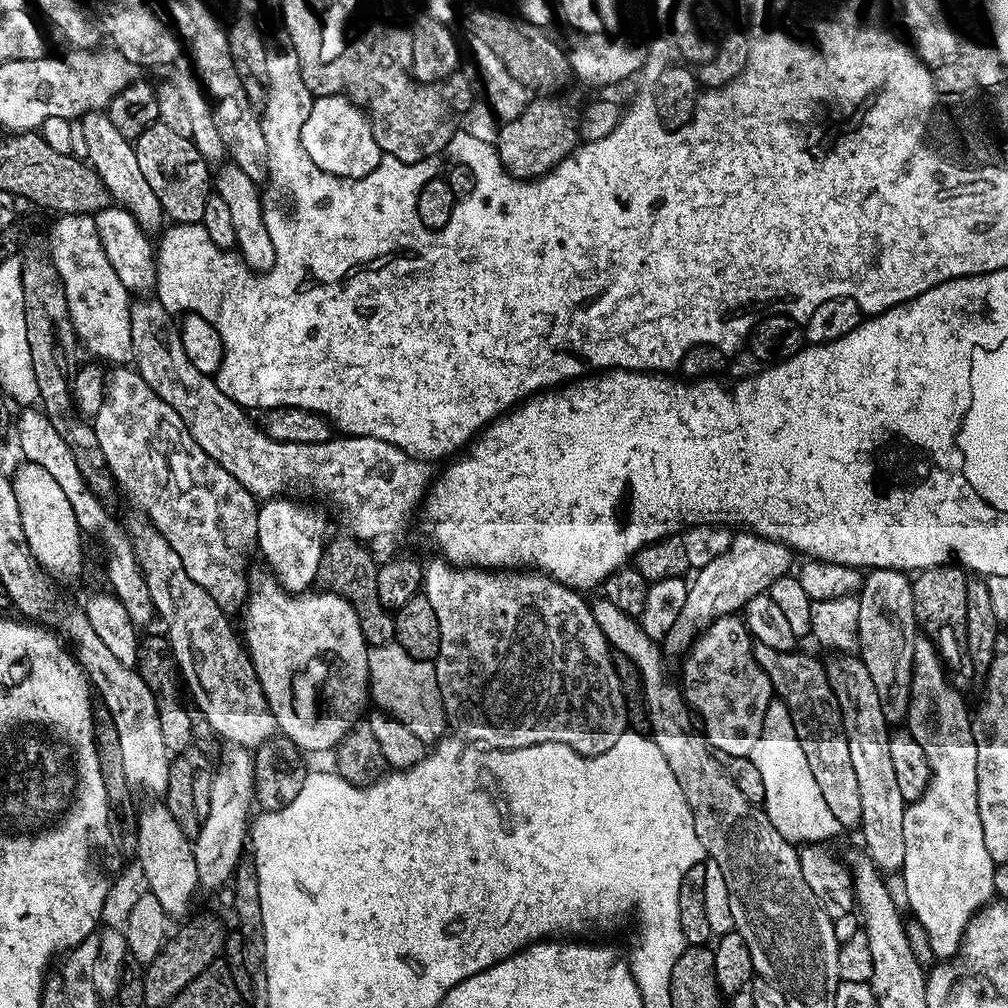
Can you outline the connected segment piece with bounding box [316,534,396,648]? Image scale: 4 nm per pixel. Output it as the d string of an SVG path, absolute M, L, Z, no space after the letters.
M341 534L327 541L322 554L322 562L318 562L316 584L321 589L338 594L351 602L358 614L358 626L362 626L364 641L372 648L380 648L384 644L393 643L396 639L396 617L389 609L378 602L378 578L376 570L378 560L372 557L367 543L355 536Z

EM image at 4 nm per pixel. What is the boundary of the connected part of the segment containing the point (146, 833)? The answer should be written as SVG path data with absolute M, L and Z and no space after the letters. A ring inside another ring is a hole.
M163 802L148 804L139 809L137 834L138 848L135 859L142 862L154 898L162 902L162 910L166 910L169 917L186 915L200 888L200 875L194 862L192 840L182 834L181 827L174 822L174 815L170 814Z

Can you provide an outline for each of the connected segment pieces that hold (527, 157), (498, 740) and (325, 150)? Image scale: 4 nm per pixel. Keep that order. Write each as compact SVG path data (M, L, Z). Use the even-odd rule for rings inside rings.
M540 94L529 99L526 110L513 120L507 121L495 141L500 163L504 170L517 180L530 180L545 176L551 168L560 164L581 143L580 116L564 100L555 94Z
M443 558L432 560L429 564L423 565L424 578L422 581L422 595L426 598L426 602L430 602L430 606L434 609L434 614L438 616L438 642L440 649L434 661L436 666L436 690L440 693L440 706L442 709L442 716L445 721L452 723L452 728L457 737L463 738L469 742L475 742L480 746L487 746L489 748L525 748L526 746L534 746L542 742L562 742L566 746L570 746L574 750L578 750L578 754L583 756L593 756L594 754L602 754L614 746L614 742L618 740L620 735L629 727L627 722L627 714L625 712L624 698L622 690L620 689L620 682L618 674L615 673L615 666L613 664L613 653L610 651L608 639L602 634L602 630L598 626L598 622L594 622L594 614L592 613L589 601L583 600L581 593L574 588L567 588L565 584L558 583L552 577L544 575L539 570L477 570L475 568L461 568L453 566Z
M347 95L318 96L302 126L301 149L323 172L340 176L343 180L357 180L378 166L382 153L374 142L372 123L359 104L353 104Z

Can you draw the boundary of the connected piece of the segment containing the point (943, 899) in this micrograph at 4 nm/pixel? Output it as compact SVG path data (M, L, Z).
M920 634L912 641L912 685L906 717L906 731L918 742L930 766L930 778L924 793L907 805L903 815L903 840L906 841L904 896L912 907L915 923L926 934L933 957L940 962L951 961L964 941L968 923L993 899L996 887L994 874L998 865L986 850L982 834L982 818L978 814L978 746L974 742L973 717L964 705L961 689L948 679L935 644Z

